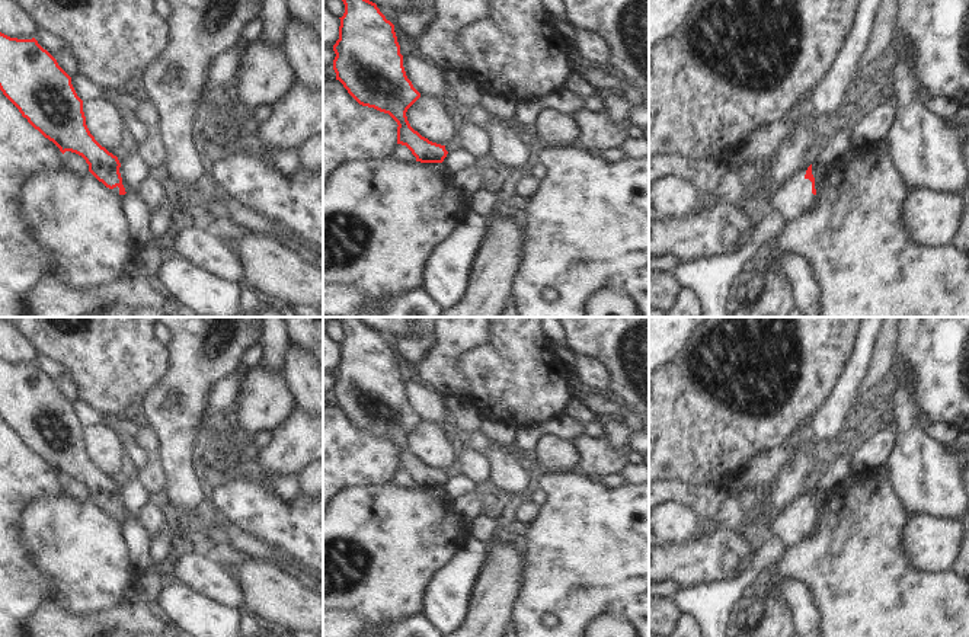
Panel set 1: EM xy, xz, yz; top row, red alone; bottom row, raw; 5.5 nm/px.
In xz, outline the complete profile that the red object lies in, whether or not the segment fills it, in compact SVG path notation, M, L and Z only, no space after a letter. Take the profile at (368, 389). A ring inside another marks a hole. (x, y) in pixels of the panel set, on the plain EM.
M338 317L345 330L333 396L348 419L362 432L388 439L397 448L397 470L406 471L416 487L442 489L445 471L415 457L406 442L420 419L407 404L394 350L375 329L358 317Z

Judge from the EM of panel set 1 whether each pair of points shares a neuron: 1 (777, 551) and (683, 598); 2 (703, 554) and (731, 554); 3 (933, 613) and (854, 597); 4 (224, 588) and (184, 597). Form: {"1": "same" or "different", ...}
{"1": "same", "2": "same", "3": "same", "4": "different"}

